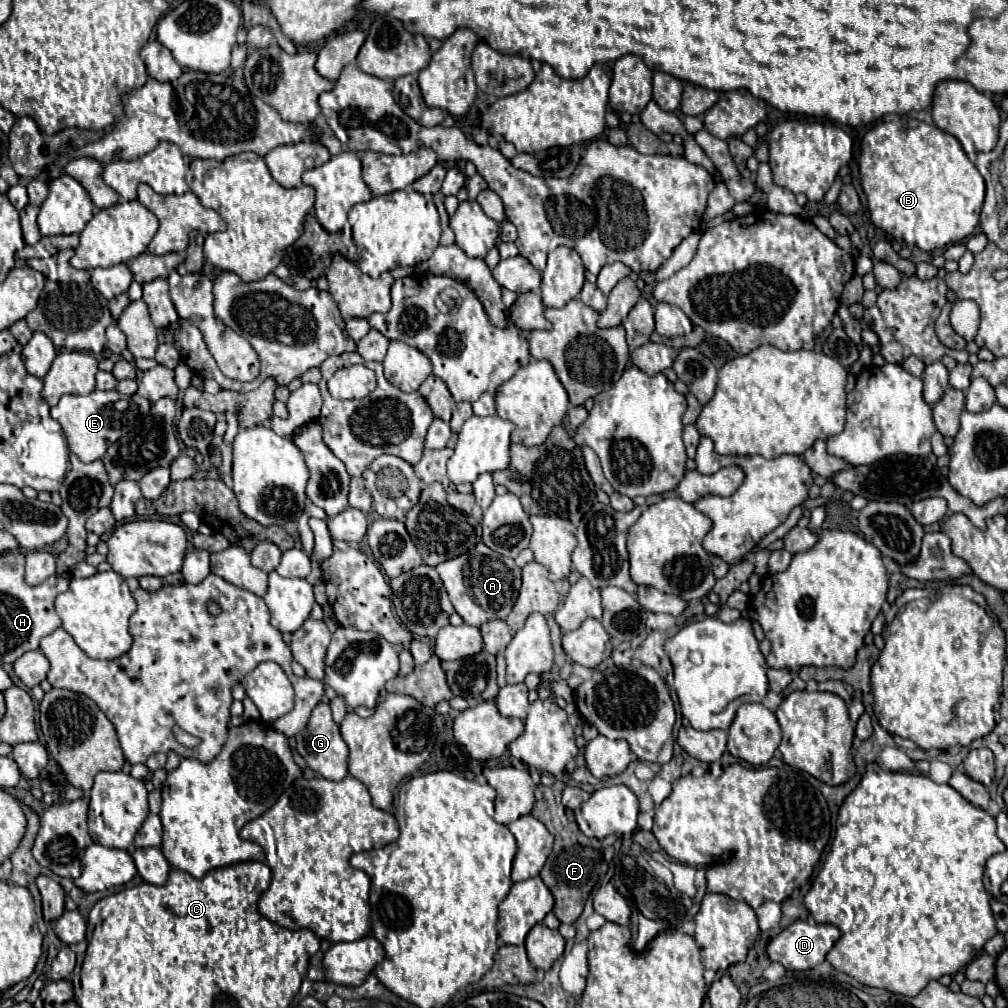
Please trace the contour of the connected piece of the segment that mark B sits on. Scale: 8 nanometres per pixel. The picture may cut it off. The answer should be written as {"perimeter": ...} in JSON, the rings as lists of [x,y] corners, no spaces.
{"perimeter":[[[905,116],[899,120],[875,124],[861,142],[859,172],[873,224],[893,238],[905,240],[909,246],[913,244],[921,250],[939,250],[965,240],[979,224],[979,214],[985,198],[983,176],[969,162],[959,140],[945,130],[939,130],[937,126]]]}

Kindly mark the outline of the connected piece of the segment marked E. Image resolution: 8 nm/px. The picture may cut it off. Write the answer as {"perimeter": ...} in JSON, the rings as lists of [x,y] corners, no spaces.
{"perimeter":[[[93,390],[89,394],[61,396],[59,404],[51,408],[51,418],[61,424],[69,442],[69,450],[77,454],[81,462],[93,462],[99,460],[113,442],[139,426],[141,420],[149,416],[151,408],[153,402],[145,400],[139,394],[121,396],[121,392],[117,390]]]}

